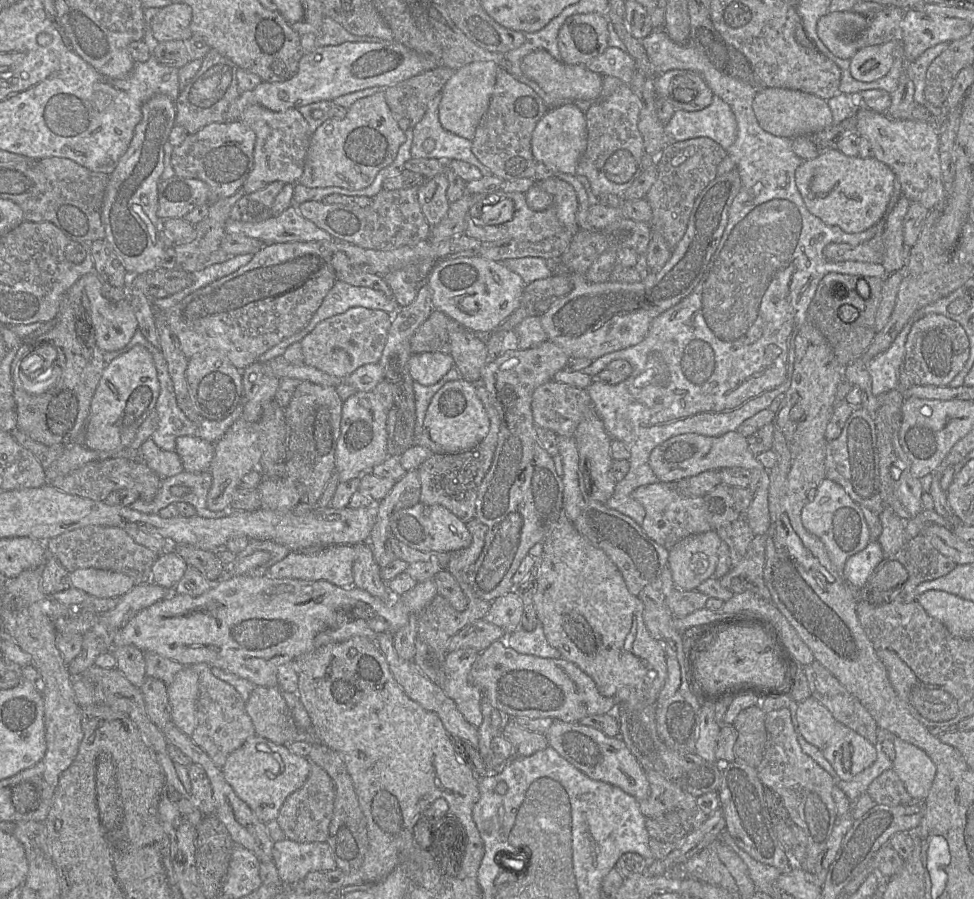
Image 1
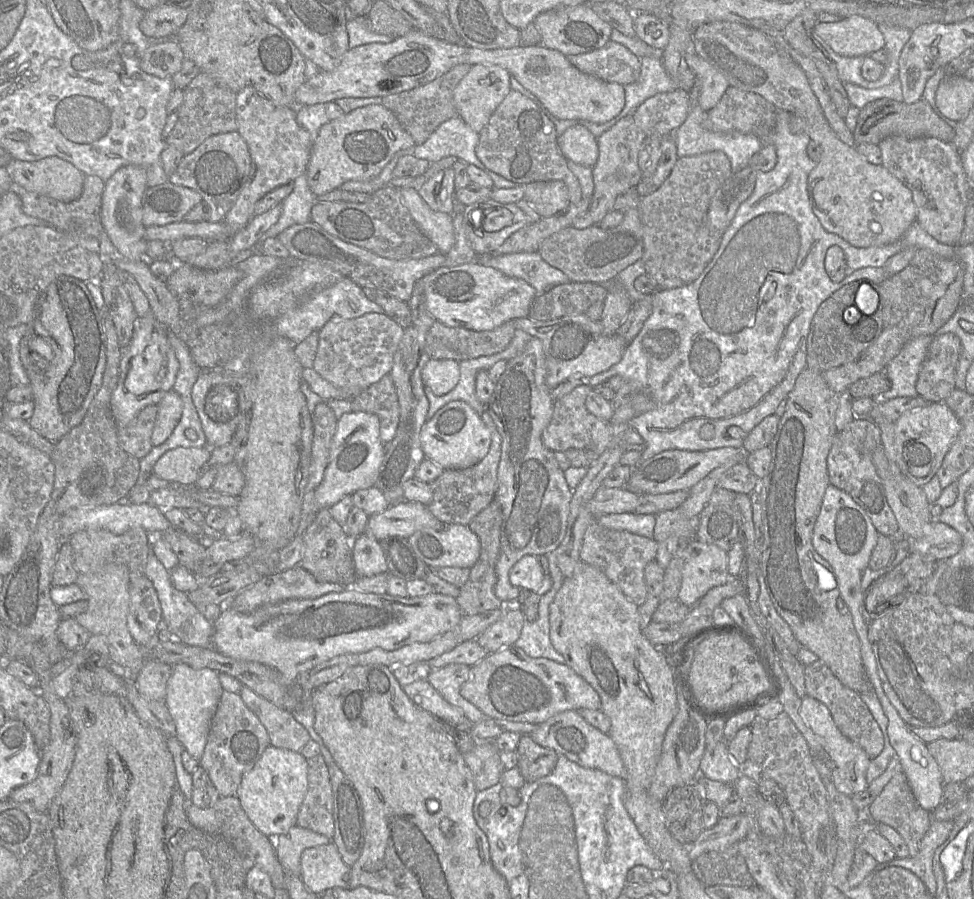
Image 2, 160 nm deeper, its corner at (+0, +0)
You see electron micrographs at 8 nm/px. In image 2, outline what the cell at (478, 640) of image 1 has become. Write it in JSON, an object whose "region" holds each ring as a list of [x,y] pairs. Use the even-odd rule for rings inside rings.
{"region":[[[472,639],[464,641],[452,650],[431,659],[425,666],[428,670],[442,668],[450,664],[464,664],[472,667],[488,654],[477,639]]]}

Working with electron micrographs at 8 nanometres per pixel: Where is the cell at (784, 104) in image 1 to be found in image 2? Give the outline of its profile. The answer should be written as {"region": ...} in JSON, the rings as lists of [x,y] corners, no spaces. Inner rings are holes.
{"region":[[[790,114],[790,131],[806,133],[821,146],[822,154],[809,173],[807,189],[811,208],[823,228],[856,248],[884,246],[900,240],[916,221],[912,193],[882,165],[874,165],[844,144],[829,124],[811,124],[802,116]]]}

